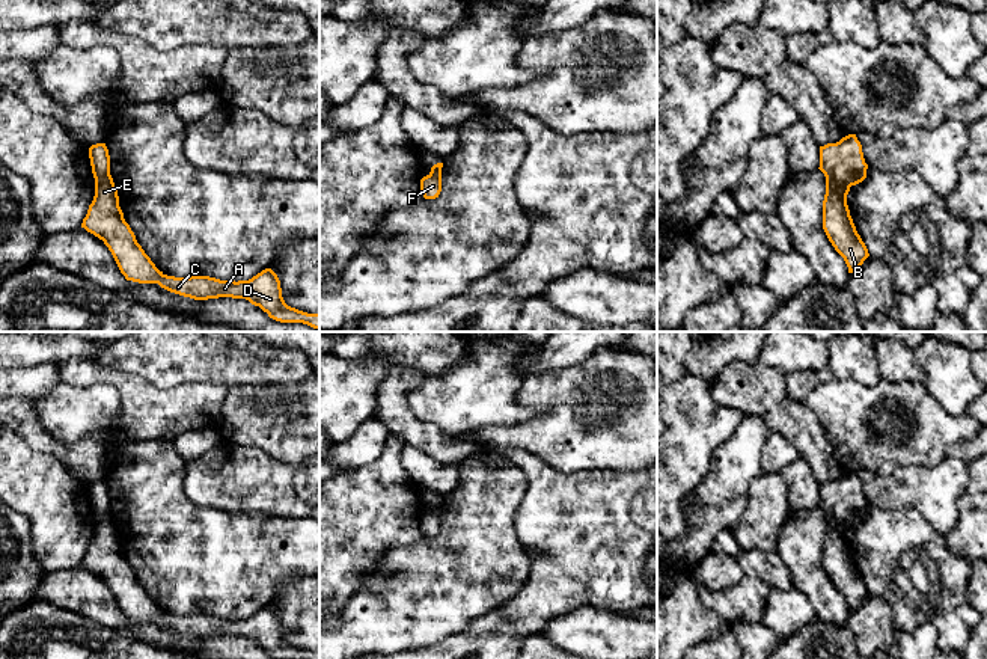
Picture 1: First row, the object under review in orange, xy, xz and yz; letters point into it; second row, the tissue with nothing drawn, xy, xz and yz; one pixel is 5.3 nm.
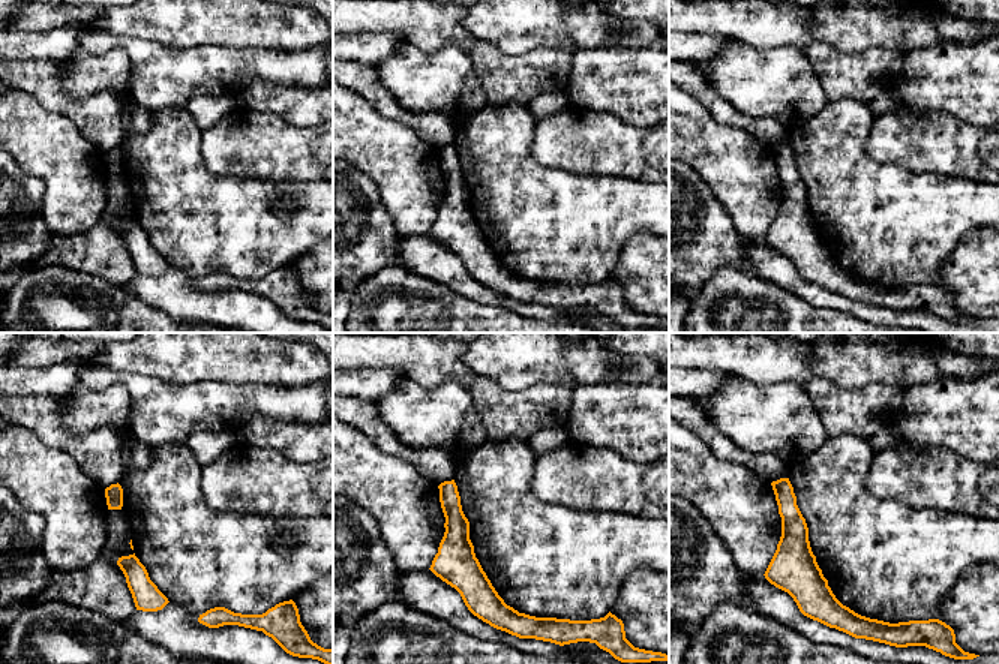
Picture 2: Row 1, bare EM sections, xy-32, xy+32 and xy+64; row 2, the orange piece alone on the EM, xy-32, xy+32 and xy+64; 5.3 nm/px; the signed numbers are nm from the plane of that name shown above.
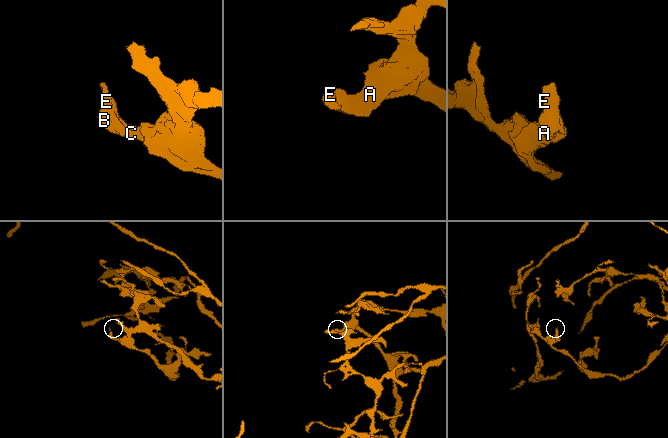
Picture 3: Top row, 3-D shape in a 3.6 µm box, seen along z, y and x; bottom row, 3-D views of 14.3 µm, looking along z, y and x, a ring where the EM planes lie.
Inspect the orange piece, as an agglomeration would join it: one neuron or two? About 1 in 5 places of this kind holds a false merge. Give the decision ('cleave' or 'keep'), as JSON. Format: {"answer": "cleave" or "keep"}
{"answer": "keep"}

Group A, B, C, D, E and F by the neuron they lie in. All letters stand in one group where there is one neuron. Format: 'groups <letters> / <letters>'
groups A B C D E F

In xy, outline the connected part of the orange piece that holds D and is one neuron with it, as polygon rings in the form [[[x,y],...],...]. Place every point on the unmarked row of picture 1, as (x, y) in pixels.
[[[105,481],[92,483],[89,496],[95,516],[95,534],[81,566],[104,579],[127,618],[158,621],[170,630],[194,638],[246,636],[276,659],[319,659],[319,651],[307,651],[285,641],[280,618],[271,606],[238,620],[209,614],[175,615],[160,609],[124,556],[110,513],[110,493]]]

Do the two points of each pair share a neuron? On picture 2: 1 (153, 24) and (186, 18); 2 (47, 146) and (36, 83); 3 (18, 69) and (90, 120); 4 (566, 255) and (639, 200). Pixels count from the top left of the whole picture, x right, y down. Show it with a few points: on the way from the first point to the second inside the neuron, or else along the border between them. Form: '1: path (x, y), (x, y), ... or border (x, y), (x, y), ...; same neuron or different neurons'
1: path (161, 18), (179, 18); same neuron
2: border (15, 89), (27, 92), (45, 108), (71, 119); different neurons
3: path (36, 78), (62, 104), (72, 108); same neuron
4: path (584, 248), (621, 210); same neuron

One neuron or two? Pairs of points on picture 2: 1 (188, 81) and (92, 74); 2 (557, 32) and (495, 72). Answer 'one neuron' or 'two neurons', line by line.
1: two neurons
2: two neurons

